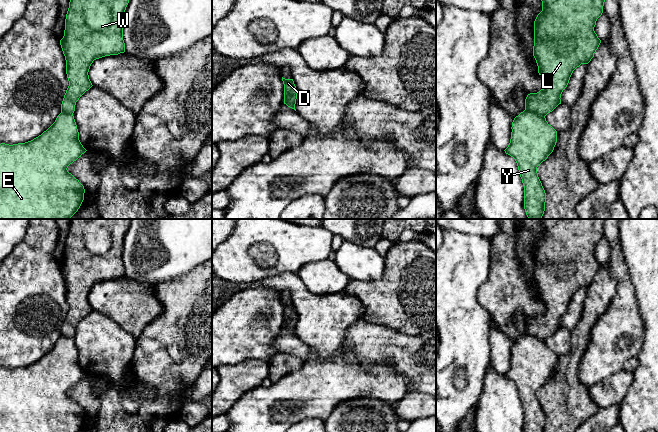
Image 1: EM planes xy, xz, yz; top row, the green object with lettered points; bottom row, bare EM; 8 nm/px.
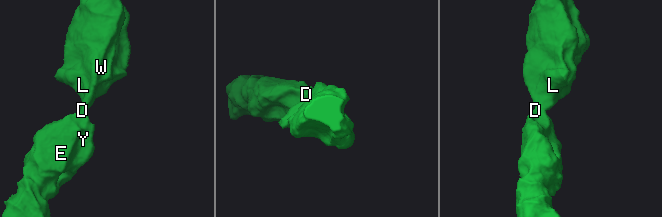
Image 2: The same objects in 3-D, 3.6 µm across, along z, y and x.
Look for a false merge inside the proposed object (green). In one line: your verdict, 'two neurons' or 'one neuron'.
two neurons

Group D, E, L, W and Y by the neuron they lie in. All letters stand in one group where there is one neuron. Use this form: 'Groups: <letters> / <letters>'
Groups: D E Y / L W

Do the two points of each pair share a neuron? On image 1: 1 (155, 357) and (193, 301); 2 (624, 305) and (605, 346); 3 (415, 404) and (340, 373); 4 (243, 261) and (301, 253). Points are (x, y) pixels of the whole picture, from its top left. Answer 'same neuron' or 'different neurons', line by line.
1: same neuron
2: same neuron
3: different neurons
4: same neuron

